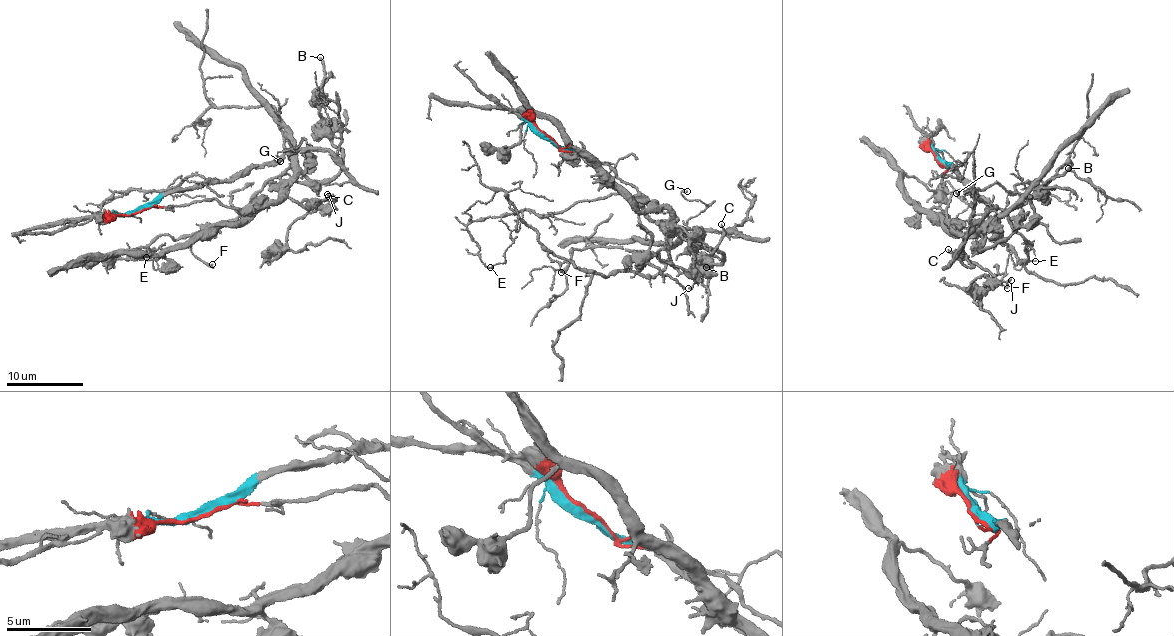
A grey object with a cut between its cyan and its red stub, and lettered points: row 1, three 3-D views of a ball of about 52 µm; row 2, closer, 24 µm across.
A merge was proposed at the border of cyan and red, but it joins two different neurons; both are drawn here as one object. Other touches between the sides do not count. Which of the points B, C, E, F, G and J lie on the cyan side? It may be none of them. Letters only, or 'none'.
E, F, G

